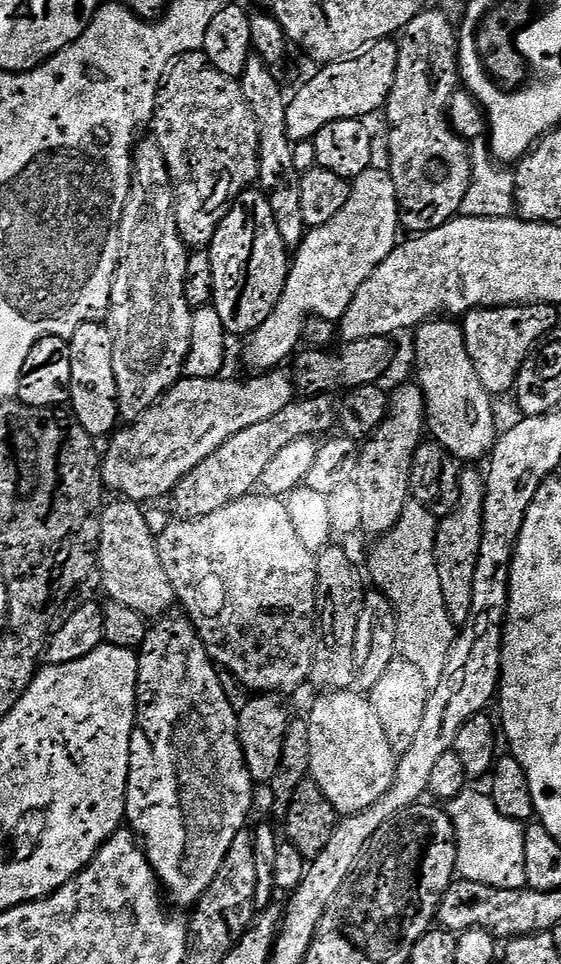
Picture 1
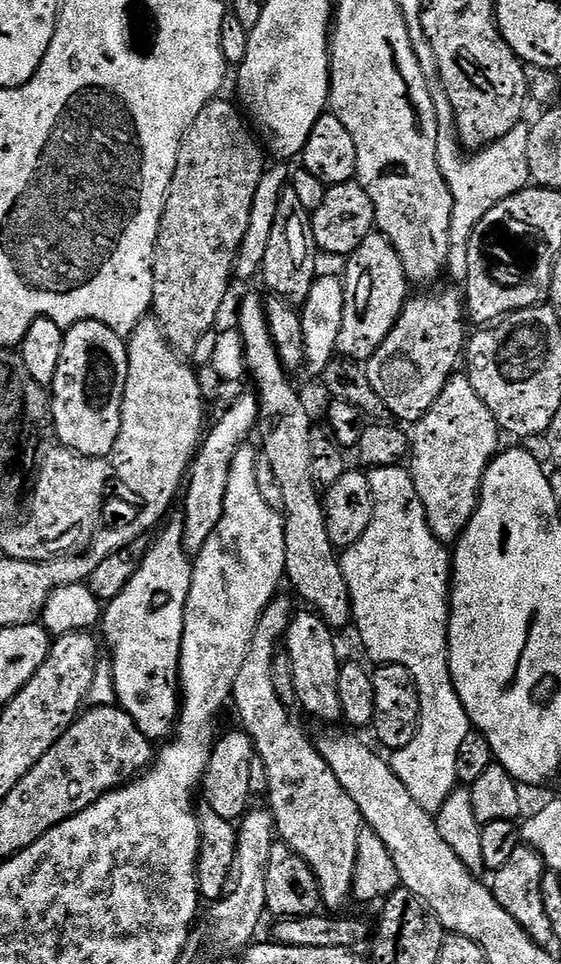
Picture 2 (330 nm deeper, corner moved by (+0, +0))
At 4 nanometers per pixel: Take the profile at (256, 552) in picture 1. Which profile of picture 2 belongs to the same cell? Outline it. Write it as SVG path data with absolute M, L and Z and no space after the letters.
M284 594L277 595L276 599L271 600L268 604L268 609L262 614L260 619L260 625L256 628L256 633L252 639L252 649L246 654L246 662L242 666L242 670L238 674L238 678L234 682L234 690L232 691L232 700L234 701L234 708L236 704L236 710L240 716L242 722L241 727L243 731L247 733L252 739L253 749L257 754L257 757L260 758L264 764L266 774L268 776L268 796L270 798L270 803L268 803L268 808L274 817L275 831L277 835L281 838L283 843L289 844L297 854L299 854L305 862L314 870L315 877L318 878L319 888L320 888L320 898L323 907L330 912L340 912L338 910L342 909L348 902L350 902L351 896L353 895L352 886L355 876L355 868L358 858L358 849L360 841L360 832L364 827L364 821L361 816L361 812L356 806L354 800L351 796L342 788L342 784L338 782L338 778L334 776L330 766L327 764L325 758L321 756L318 752L315 743L304 734L303 730L290 718L283 702L280 700L280 696L276 693L276 684L272 681L272 667L276 664L276 643L283 638L284 635L288 632L288 627L292 624L292 604L290 601L284 597Z

